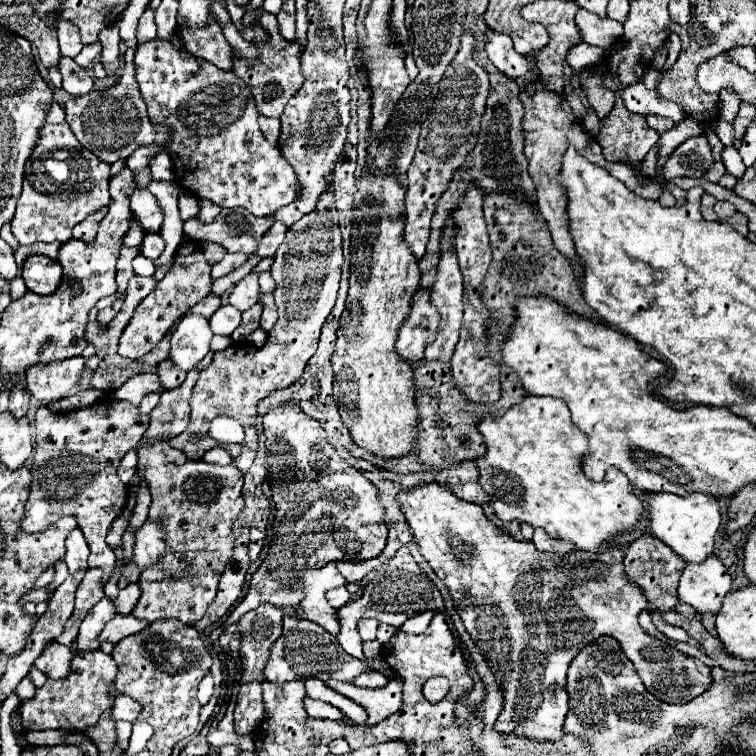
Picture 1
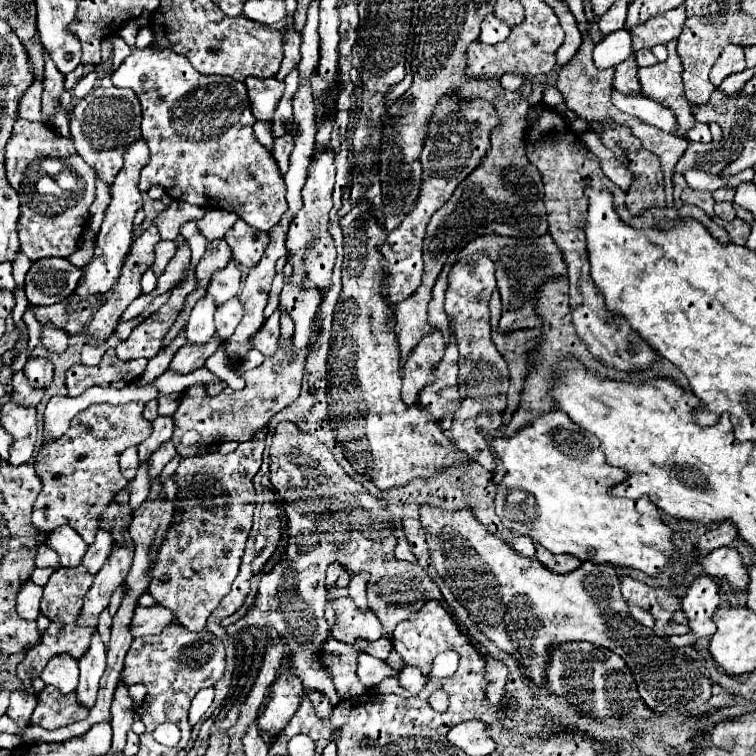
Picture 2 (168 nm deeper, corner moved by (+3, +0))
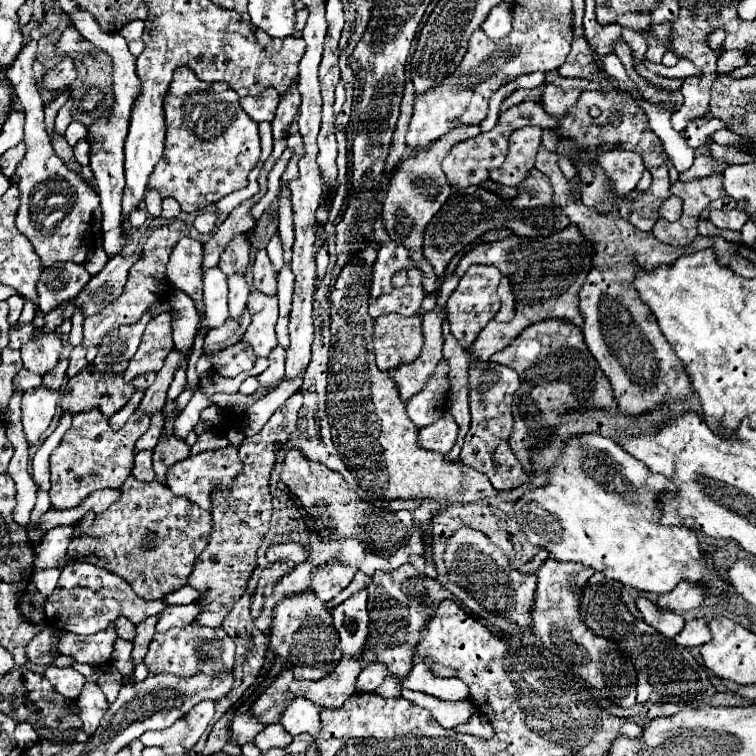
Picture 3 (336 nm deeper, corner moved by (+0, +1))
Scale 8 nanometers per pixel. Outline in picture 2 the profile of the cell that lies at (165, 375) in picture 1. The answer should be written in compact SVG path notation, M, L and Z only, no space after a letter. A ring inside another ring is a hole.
M213 337L209 343L203 343L203 345L183 345L171 359L169 363L169 369L171 371L177 371L177 373L191 373L199 367L203 367L205 359L209 355L215 353L217 345L221 343L219 337Z

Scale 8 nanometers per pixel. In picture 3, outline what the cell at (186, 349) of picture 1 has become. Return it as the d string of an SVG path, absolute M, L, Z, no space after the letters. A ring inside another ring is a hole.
M214 266L204 272L204 304L206 304L206 316L210 328L218 328L228 318L228 286L224 272Z

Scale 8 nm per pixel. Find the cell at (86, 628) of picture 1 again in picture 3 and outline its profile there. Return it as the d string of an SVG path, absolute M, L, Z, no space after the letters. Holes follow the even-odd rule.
M86 682L84 688L82 688L82 694L78 698L78 708L80 708L80 718L84 722L82 730L88 736L92 736L96 732L96 728L100 726L100 720L106 714L106 708L108 708L106 696L102 694L100 686Z

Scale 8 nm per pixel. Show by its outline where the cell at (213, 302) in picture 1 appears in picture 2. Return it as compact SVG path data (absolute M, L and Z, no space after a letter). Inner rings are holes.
M229 261L229 265L221 271L217 271L207 287L207 293L215 297L215 305L223 305L231 297L239 295L241 291L241 271L237 267L237 261Z

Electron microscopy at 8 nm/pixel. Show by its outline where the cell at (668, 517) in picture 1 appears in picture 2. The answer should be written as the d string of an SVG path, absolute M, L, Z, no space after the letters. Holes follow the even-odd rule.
M719 547L703 557L697 557L697 563L703 567L703 571L711 577L725 577L731 581L737 589L747 589L749 575L745 565L741 563L741 555L735 549Z

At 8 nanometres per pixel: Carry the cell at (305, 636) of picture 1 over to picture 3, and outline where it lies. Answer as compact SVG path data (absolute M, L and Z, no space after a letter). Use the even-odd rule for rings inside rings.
M294 698L292 704L284 710L280 724L292 736L306 732L306 734L310 734L314 738L314 736L318 736L321 730L319 713L320 708L310 700Z

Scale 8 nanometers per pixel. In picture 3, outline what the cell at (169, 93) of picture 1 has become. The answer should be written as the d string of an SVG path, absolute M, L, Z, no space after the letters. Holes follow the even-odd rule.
M178 68L164 98L166 112L166 146L164 156L156 164L148 188L158 190L162 198L172 196L182 206L182 212L198 212L218 202L220 198L246 188L246 176L260 160L258 124L238 106L238 94L226 82L202 82L190 68Z

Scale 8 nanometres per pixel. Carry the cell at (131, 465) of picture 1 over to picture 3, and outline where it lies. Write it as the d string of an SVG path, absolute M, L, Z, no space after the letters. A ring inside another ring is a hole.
M144 450L144 452L136 454L132 474L142 482L152 482L156 478L154 468L152 468L152 450Z

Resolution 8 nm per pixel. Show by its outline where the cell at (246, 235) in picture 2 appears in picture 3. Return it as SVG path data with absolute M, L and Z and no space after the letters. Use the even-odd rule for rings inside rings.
M266 250L256 252L256 260L252 266L254 272L254 288L266 294L276 294L276 270L266 254Z

